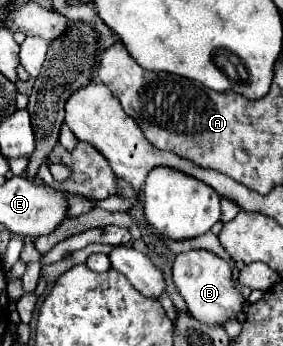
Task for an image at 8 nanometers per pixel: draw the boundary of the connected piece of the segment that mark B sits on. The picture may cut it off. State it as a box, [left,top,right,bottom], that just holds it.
[173,250,247,326]

